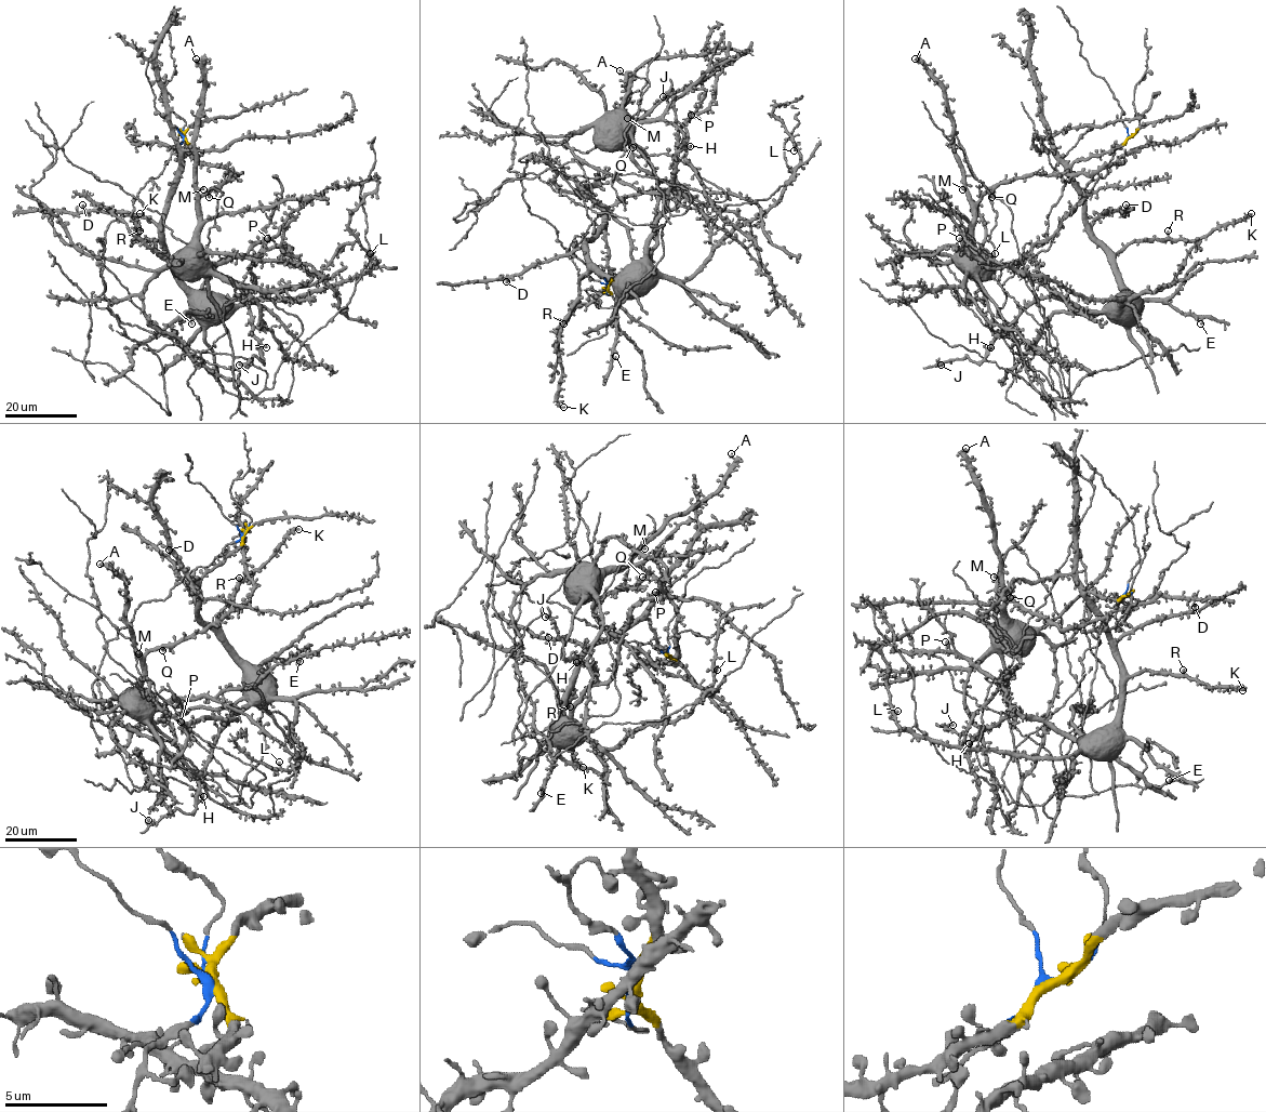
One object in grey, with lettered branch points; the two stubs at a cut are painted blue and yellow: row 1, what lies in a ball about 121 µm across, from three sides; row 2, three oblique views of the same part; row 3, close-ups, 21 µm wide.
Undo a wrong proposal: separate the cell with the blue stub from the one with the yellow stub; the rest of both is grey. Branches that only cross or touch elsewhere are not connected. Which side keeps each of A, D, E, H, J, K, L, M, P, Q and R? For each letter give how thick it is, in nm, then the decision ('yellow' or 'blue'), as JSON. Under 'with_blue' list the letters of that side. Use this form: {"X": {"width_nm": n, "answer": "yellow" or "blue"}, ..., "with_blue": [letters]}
{"A": {"width_nm": 240, "answer": "blue"}, "D": {"width_nm": 420, "answer": "yellow"}, "E": {"width_nm": 200, "answer": "yellow"}, "H": {"width_nm": 400, "answer": "yellow"}, "J": {"width_nm": 440, "answer": "yellow"}, "K": {"width_nm": 200, "answer": "yellow"}, "L": {"width_nm": 360, "answer": "yellow"}, "M": {"width_nm": 400, "answer": "blue"}, "P": {"width_nm": 360, "answer": "yellow"}, "Q": {"width_nm": 440, "answer": "blue"}, "R": {"width_nm": 500, "answer": "yellow"}, "with_blue": ["A", "M", "Q"]}

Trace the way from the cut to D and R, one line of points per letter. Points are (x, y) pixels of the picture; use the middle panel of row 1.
D: (607, 286), (611, 270), (605, 226), (571, 252), (531, 264), (505, 281)
R: (607, 286), (611, 270), (605, 226), (587, 242), (587, 273), (580, 280), (578, 301), (563, 322)

